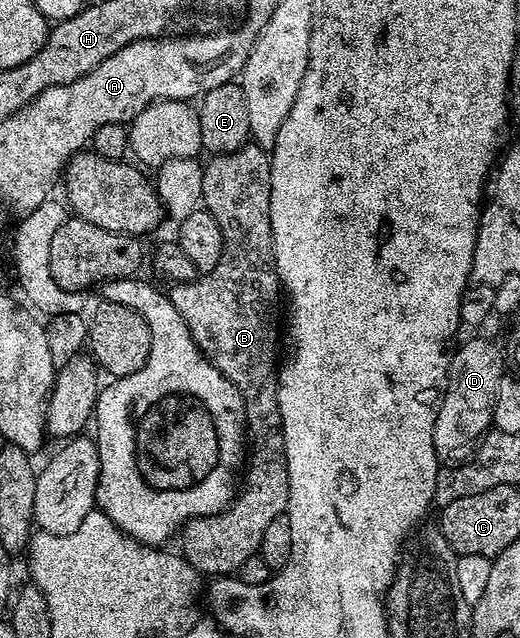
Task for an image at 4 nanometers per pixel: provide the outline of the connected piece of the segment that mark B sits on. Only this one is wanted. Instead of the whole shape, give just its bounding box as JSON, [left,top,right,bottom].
[170,141,289,577]

